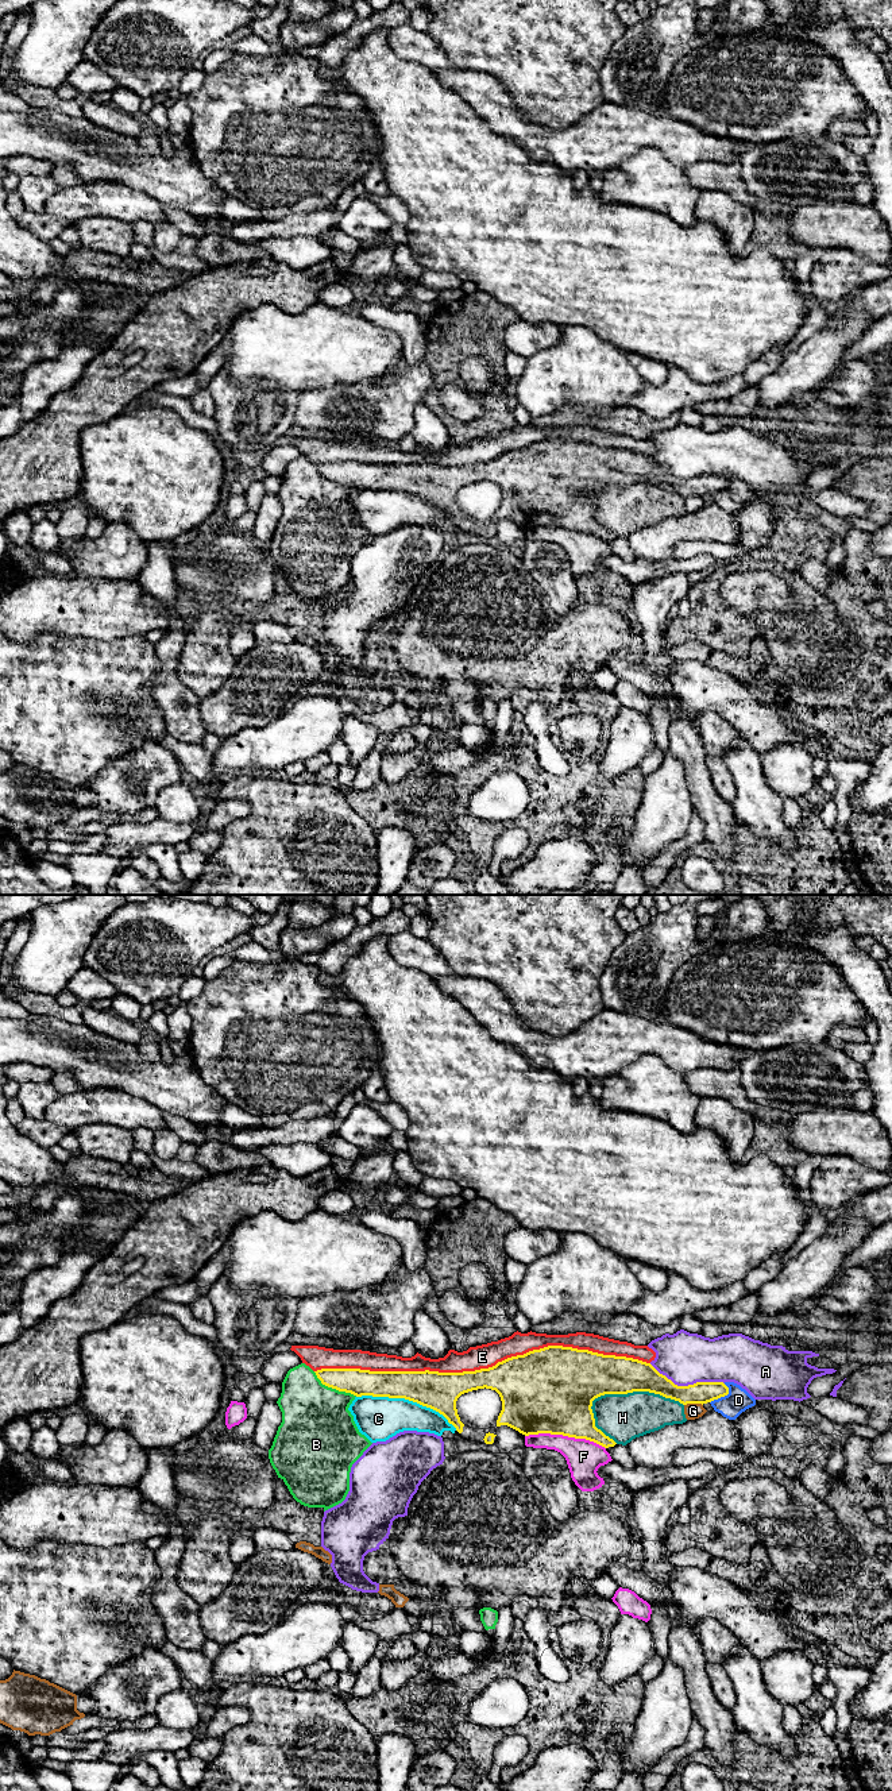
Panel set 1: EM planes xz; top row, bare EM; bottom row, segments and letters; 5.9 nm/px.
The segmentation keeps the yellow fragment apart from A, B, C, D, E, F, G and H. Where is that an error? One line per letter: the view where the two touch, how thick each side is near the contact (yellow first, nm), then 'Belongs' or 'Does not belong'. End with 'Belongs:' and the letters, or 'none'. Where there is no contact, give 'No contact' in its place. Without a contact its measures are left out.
A: Touches yellow in xz. Thickness 150 nm (yellow) against 320 nm. Does not belong
B: Touches yellow in xz. Thickness 160 nm (yellow) against 420 nm. Does not belong
C: Touches yellow in xz. Thickness 220 nm (yellow) against 260 nm. Does not belong
D: Touches yellow in xz. Thickness 130 nm (yellow) against 150 nm. Does not belong
E: Touches yellow in xz. Thickness 320 nm (yellow) against 140 nm. Does not belong
F: Touches yellow in xz. Thickness 460 nm (yellow) against 200 nm. Does not belong
G: Touches yellow in xz. Thickness 130 nm (yellow) against 100 nm. Does not belong
H: Touches yellow in xz. Thickness 260 nm (yellow) against 280 nm. Does not belong
Belongs: none

